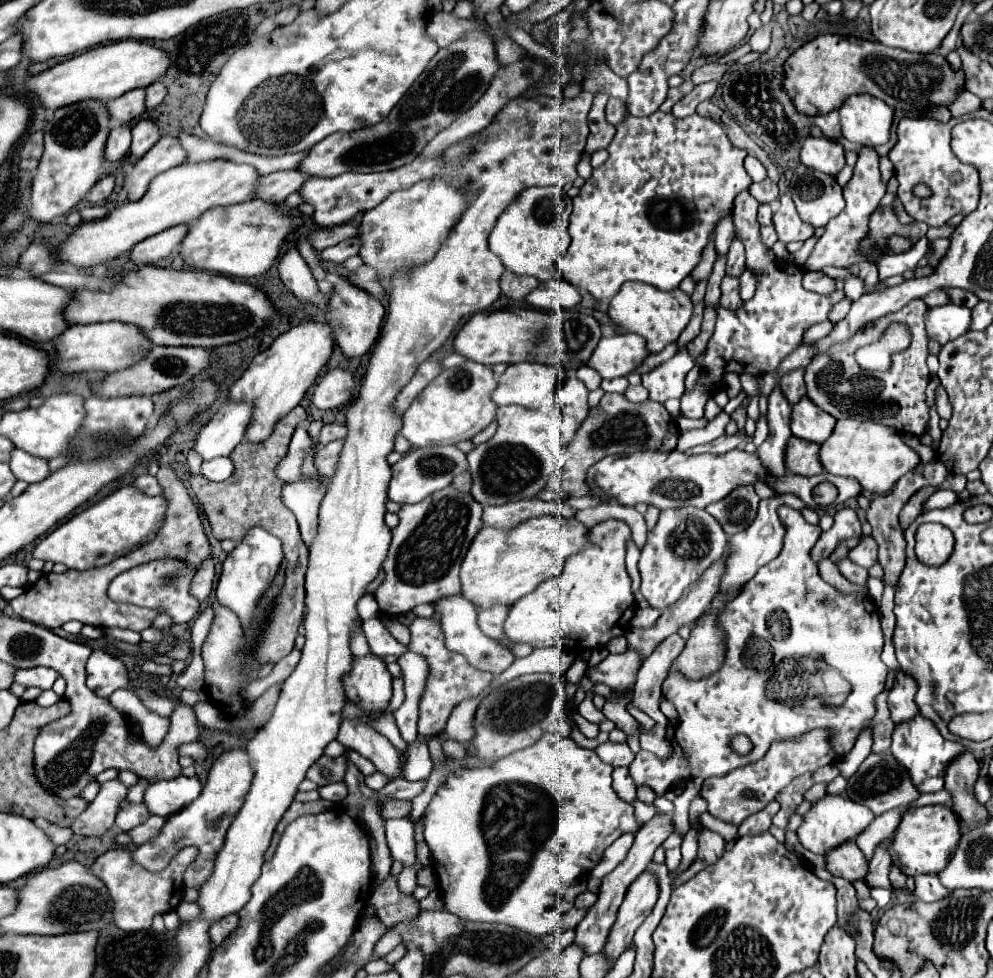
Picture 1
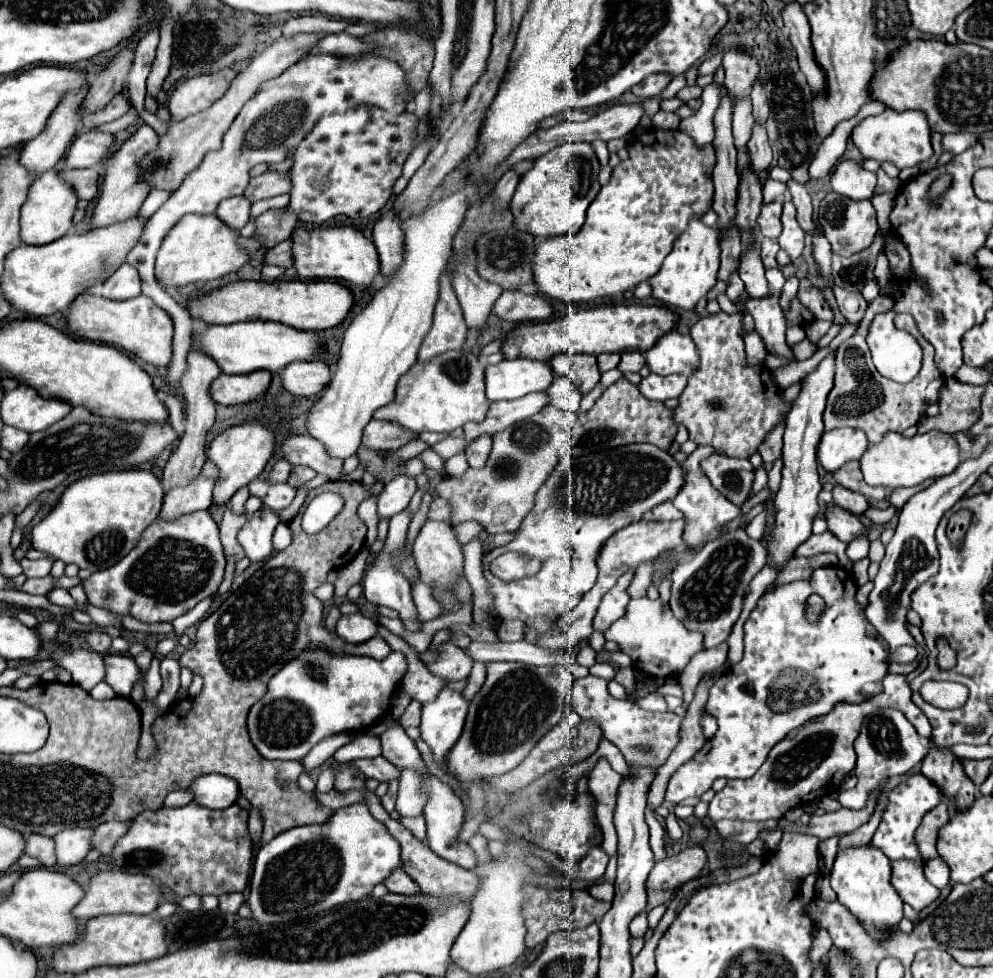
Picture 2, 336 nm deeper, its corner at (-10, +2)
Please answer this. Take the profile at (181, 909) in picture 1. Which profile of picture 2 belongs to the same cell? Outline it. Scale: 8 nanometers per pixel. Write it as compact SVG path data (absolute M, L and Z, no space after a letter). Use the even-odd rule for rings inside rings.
M223 894L219 896L219 910L225 914L237 914L243 902L245 902L243 894Z

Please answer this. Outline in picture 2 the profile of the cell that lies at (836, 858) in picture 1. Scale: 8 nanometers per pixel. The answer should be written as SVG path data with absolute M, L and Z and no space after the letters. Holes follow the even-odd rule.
M913 860L891 862L891 886L901 900L913 906L917 912L929 906L937 896L939 888L931 886L923 876L923 864Z

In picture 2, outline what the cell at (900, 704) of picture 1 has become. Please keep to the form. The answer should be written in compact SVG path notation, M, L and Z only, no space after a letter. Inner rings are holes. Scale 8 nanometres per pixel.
M933 736L929 740L933 744L921 762L921 772L941 786L945 798L955 798L959 808L967 808L975 800L973 794L977 792L977 786L967 778L961 758L957 758L949 748L935 744Z

